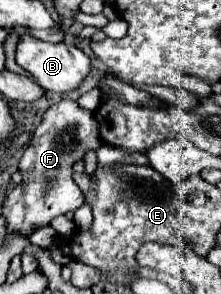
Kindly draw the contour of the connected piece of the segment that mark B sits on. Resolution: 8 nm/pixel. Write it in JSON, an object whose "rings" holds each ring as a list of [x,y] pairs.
{"rings":[[[28,34],[26,38],[22,38],[22,42],[16,48],[16,64],[22,70],[26,70],[42,90],[50,94],[58,94],[58,96],[76,90],[84,82],[84,78],[90,74],[90,58],[76,46],[70,46],[64,42],[58,42],[58,44],[42,42]]]}

